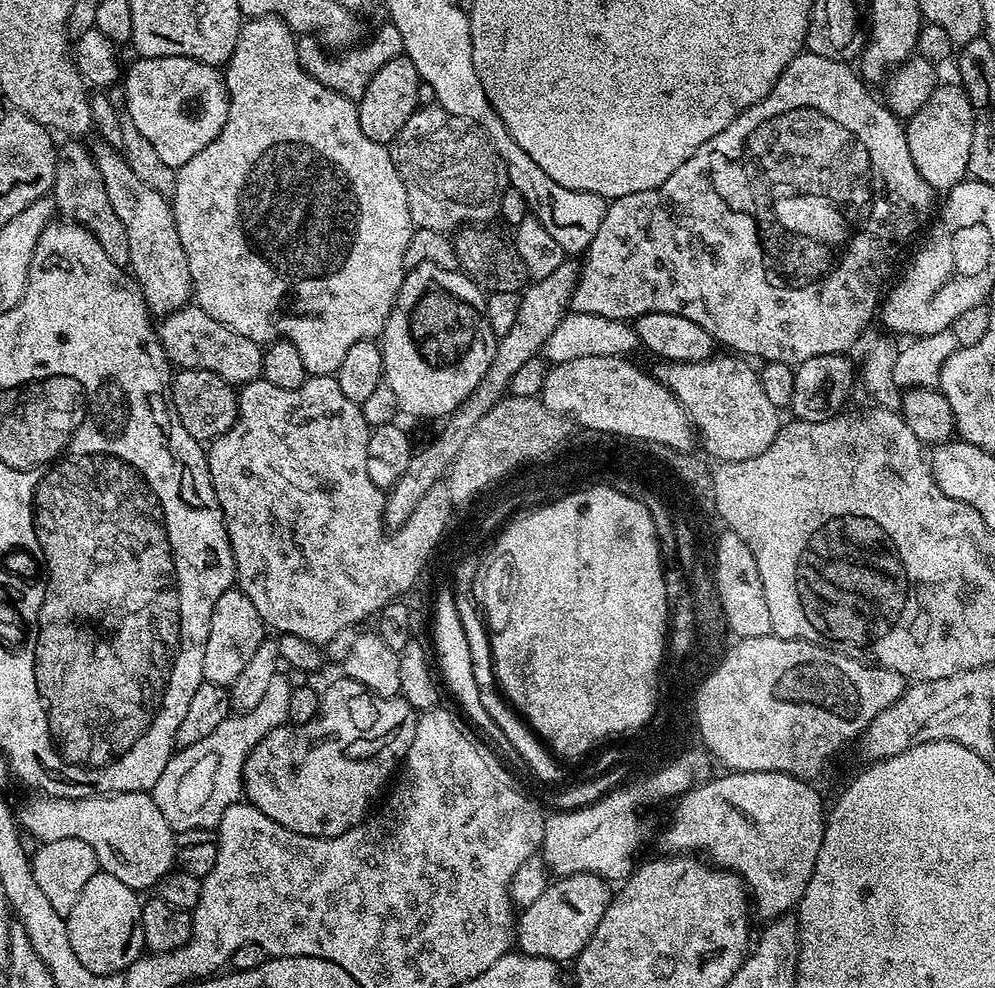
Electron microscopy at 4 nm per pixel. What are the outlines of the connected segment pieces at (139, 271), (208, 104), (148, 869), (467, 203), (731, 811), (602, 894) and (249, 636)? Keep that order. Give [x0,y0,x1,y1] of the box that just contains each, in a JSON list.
[[90,142,194,318],[122,56,228,170],[18,792,176,890],[394,106,502,234],[664,771,826,918],[519,872,610,962],[202,587,266,685]]

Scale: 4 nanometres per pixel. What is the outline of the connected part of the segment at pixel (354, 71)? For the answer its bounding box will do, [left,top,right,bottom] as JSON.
[296,22,406,102]

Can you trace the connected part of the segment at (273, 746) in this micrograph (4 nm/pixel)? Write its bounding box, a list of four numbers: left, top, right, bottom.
[243,678,418,838]

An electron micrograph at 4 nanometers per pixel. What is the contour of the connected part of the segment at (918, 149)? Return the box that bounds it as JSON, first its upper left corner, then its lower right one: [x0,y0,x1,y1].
[907,82,978,190]

